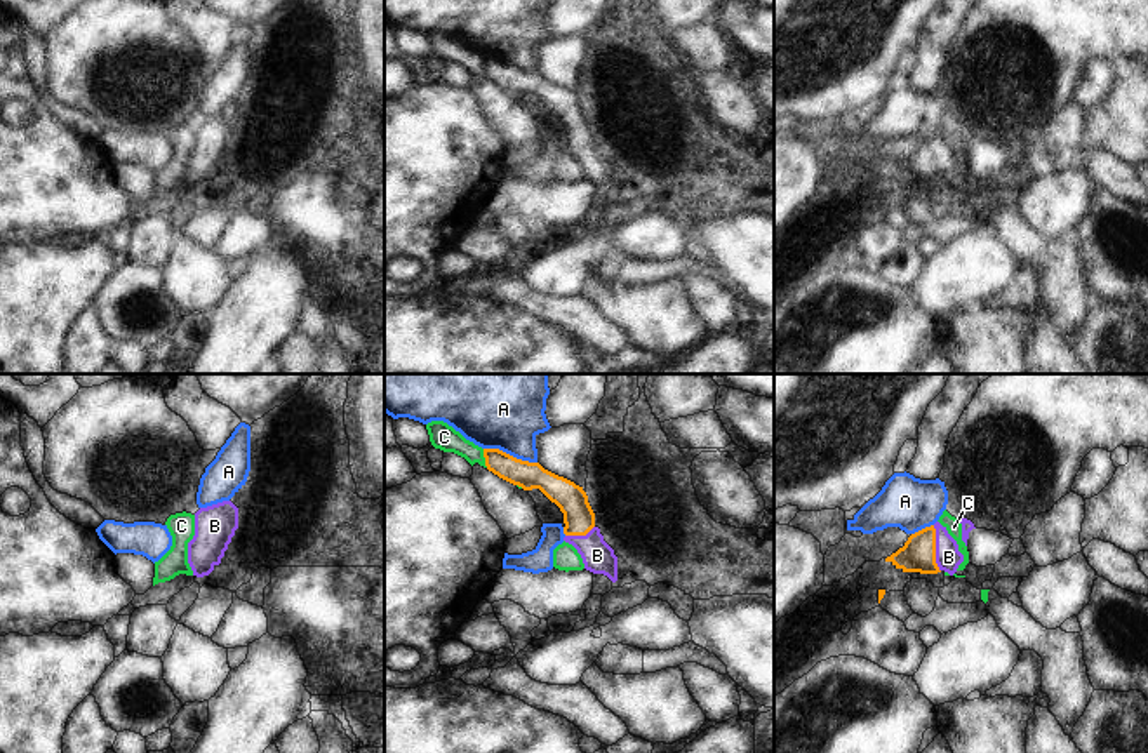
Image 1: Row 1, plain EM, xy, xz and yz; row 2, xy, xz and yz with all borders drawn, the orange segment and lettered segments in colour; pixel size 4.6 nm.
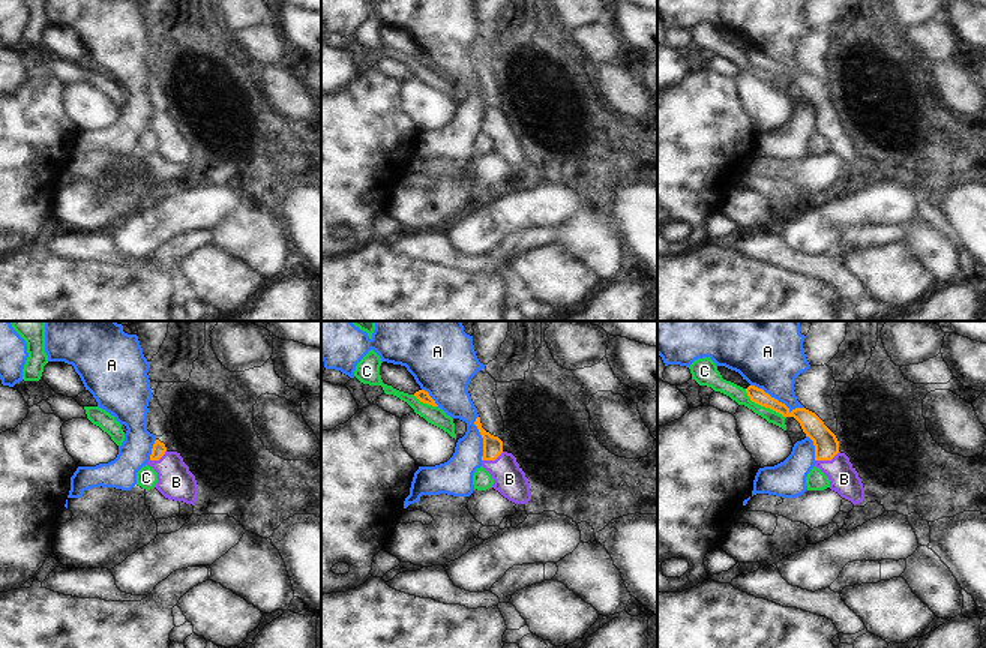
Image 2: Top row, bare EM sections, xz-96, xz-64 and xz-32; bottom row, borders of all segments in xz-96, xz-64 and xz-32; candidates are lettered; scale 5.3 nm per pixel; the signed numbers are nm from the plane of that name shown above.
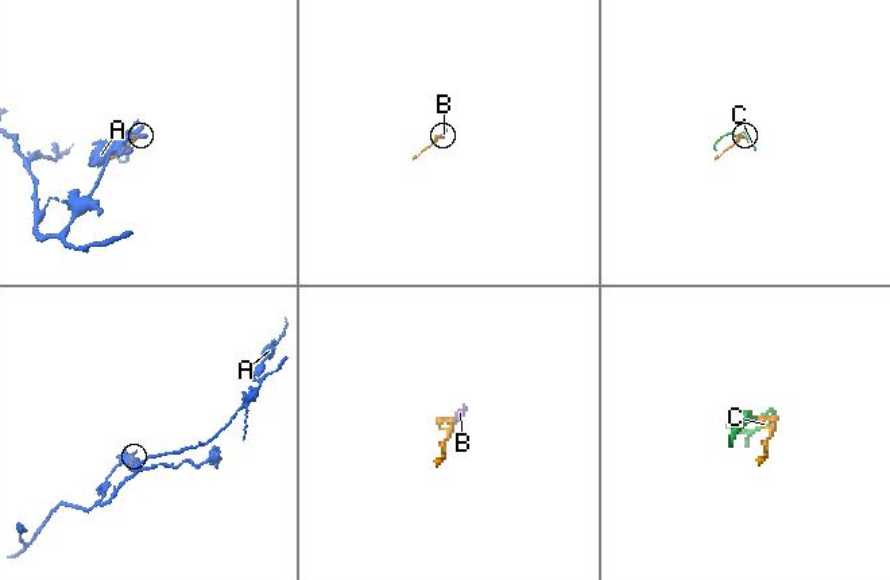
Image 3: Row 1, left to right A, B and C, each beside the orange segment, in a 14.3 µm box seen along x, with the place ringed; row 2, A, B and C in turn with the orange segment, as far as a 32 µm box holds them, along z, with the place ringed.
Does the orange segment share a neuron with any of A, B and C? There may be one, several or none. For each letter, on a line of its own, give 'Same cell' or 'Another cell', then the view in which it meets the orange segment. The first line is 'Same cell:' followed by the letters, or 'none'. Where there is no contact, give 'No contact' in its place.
Same cell: B
A: Another cell. Touches orange in xz
B: Same cell. Touches orange in yz
C: Another cell. Touches orange in xz.

